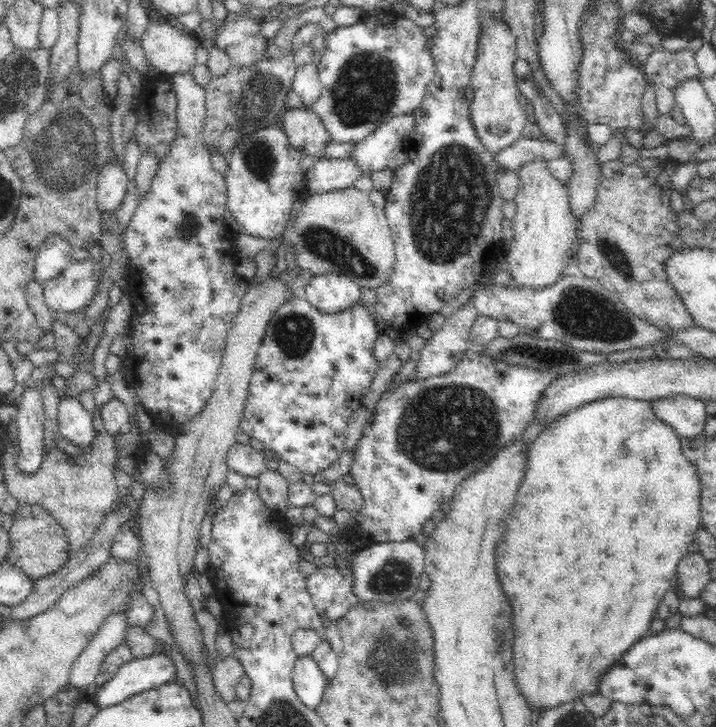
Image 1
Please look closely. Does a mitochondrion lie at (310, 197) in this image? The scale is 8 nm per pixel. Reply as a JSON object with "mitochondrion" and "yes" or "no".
{"mitochondrion":"no"}

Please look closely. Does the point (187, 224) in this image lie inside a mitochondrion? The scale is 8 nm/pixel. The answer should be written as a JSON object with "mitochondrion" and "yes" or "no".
{"mitochondrion":"yes"}

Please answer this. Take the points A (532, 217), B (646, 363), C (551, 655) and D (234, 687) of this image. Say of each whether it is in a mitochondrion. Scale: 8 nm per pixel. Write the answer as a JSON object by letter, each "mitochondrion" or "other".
{"A":"other","B":"other","C":"other","D":"other"}

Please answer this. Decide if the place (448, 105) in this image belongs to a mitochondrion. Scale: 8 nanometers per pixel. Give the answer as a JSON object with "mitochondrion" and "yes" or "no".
{"mitochondrion":"no"}

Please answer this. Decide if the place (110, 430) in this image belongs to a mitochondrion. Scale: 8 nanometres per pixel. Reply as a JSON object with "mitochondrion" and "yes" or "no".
{"mitochondrion":"no"}

